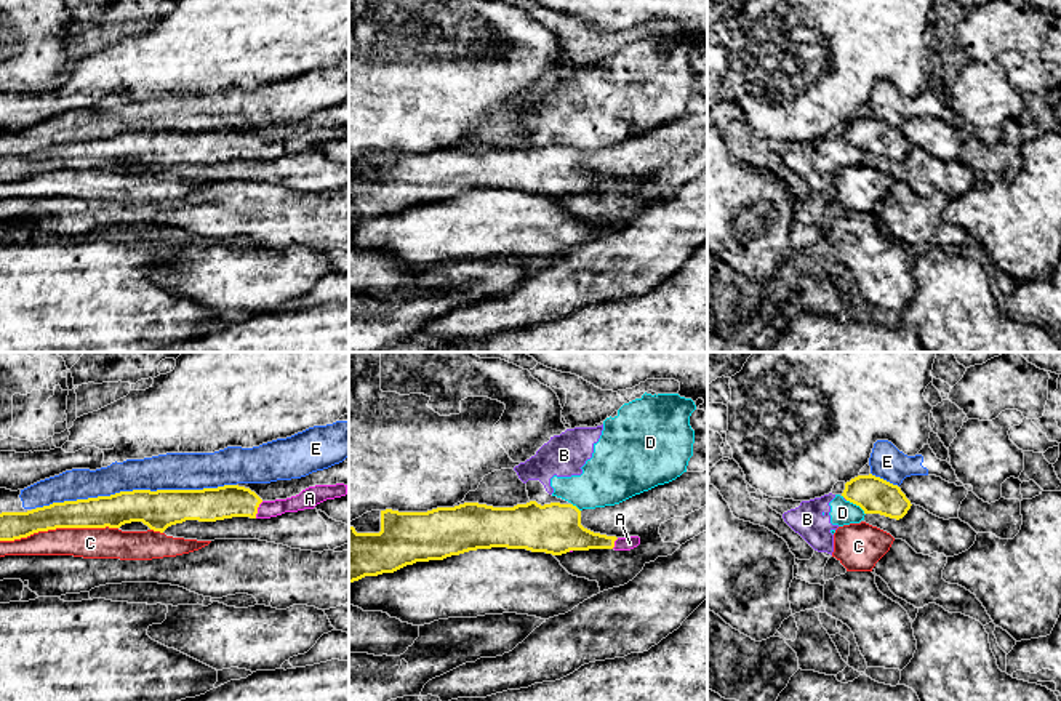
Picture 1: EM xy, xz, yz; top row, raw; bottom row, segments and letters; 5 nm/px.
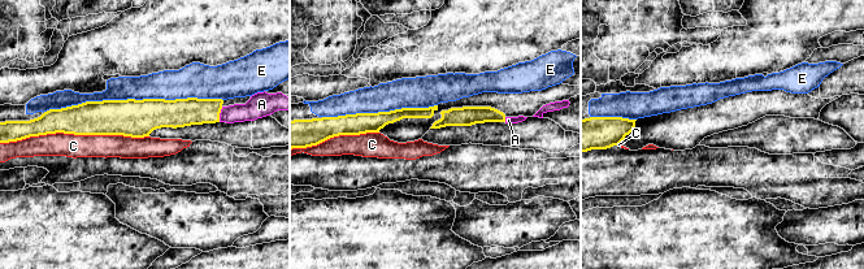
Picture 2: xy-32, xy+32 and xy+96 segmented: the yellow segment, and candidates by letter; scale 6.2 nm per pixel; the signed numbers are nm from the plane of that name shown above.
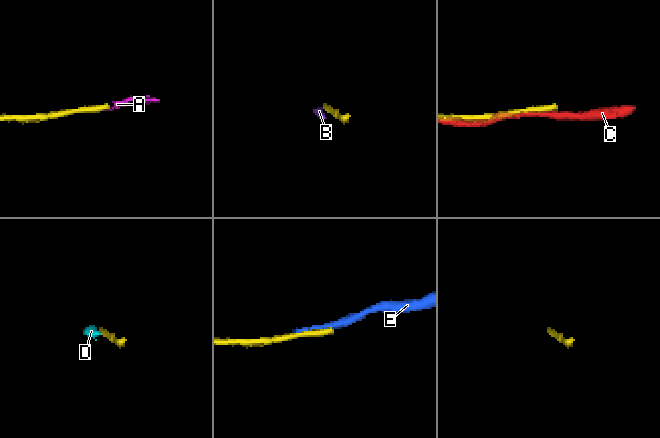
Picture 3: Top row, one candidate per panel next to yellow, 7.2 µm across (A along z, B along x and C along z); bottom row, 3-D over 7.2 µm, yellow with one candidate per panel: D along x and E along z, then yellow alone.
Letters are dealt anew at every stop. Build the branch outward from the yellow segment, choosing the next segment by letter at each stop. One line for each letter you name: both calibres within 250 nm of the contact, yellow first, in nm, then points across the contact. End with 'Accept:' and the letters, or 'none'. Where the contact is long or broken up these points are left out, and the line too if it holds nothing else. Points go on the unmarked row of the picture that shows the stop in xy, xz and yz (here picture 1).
A: calibres 170 and 90 nm
Accept: A

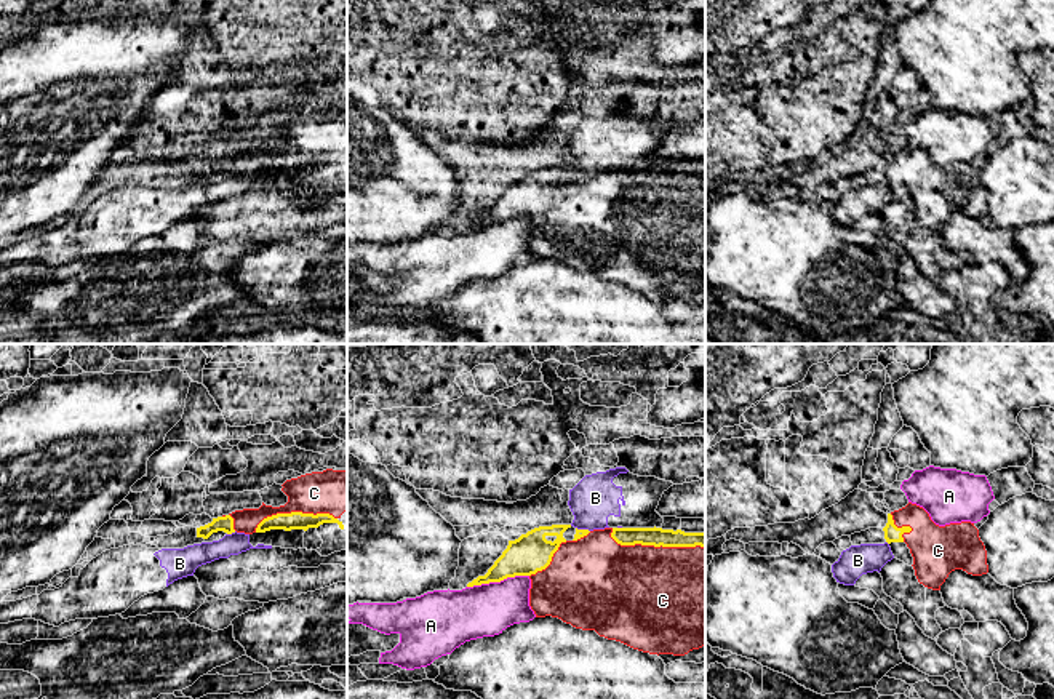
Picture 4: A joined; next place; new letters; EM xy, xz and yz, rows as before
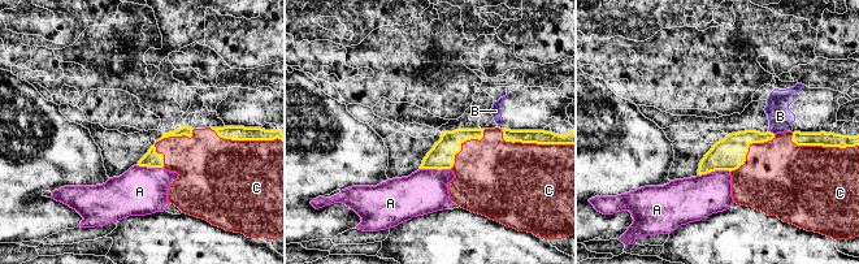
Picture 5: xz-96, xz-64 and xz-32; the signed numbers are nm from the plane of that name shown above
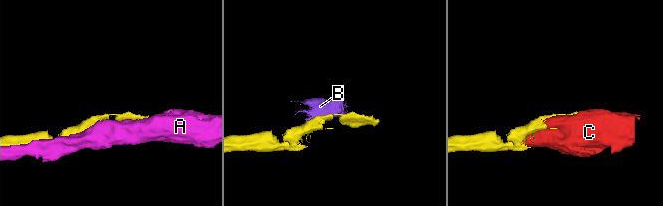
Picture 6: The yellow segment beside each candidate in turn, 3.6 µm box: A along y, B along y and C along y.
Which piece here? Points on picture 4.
C: calibres 100 and 500 nm
Accept: C

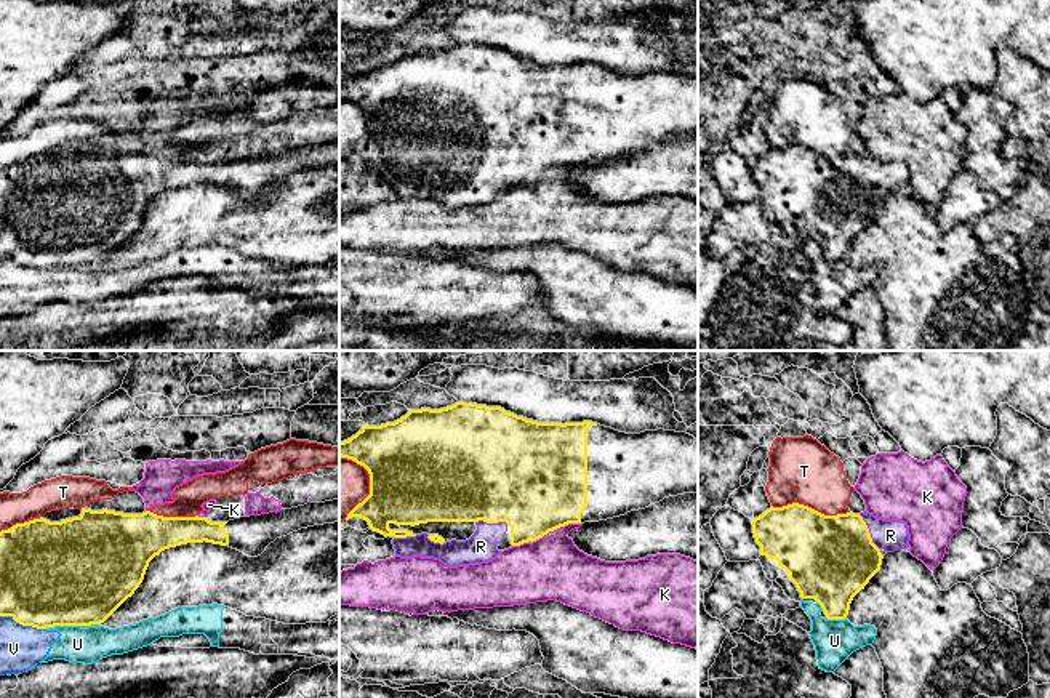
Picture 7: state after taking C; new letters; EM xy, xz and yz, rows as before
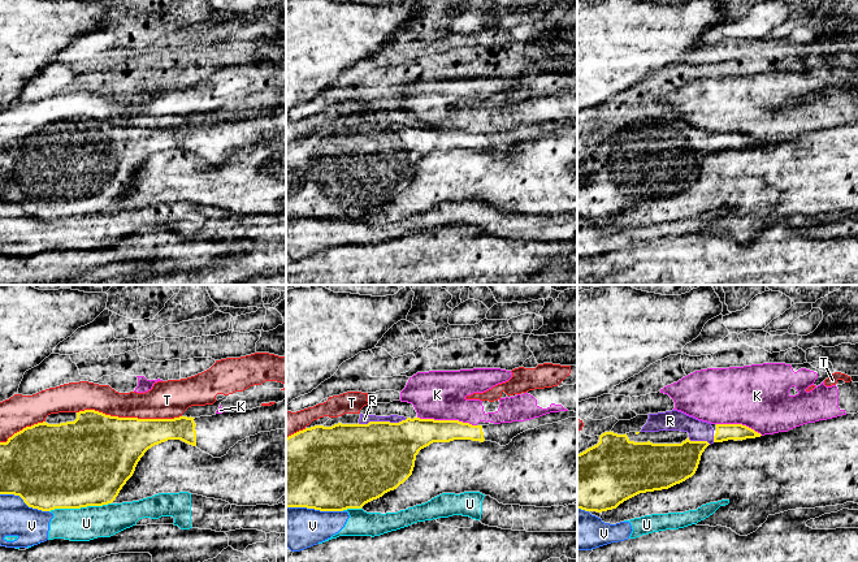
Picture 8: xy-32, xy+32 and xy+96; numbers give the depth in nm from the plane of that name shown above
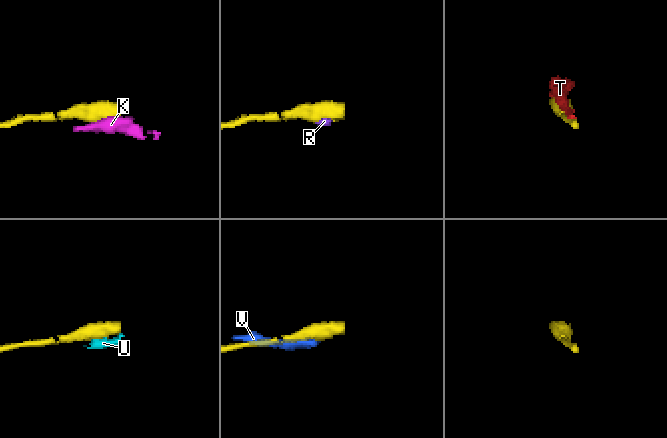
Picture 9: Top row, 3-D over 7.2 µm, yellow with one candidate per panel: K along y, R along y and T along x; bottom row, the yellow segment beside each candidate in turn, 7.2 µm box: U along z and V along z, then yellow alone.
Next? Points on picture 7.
R: calibres 440 and 160 nm
Accept: R

